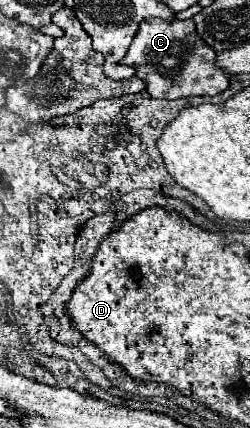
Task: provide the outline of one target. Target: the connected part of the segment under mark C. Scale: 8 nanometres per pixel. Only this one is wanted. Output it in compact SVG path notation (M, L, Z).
M173 18L171 22L165 20L143 20L139 24L137 36L131 42L131 48L127 56L121 60L125 66L135 68L135 76L147 82L147 92L153 98L165 98L165 100L175 100L175 98L187 98L187 96L215 96L229 86L227 74L215 66L215 52L197 36L193 20L177 20Z

